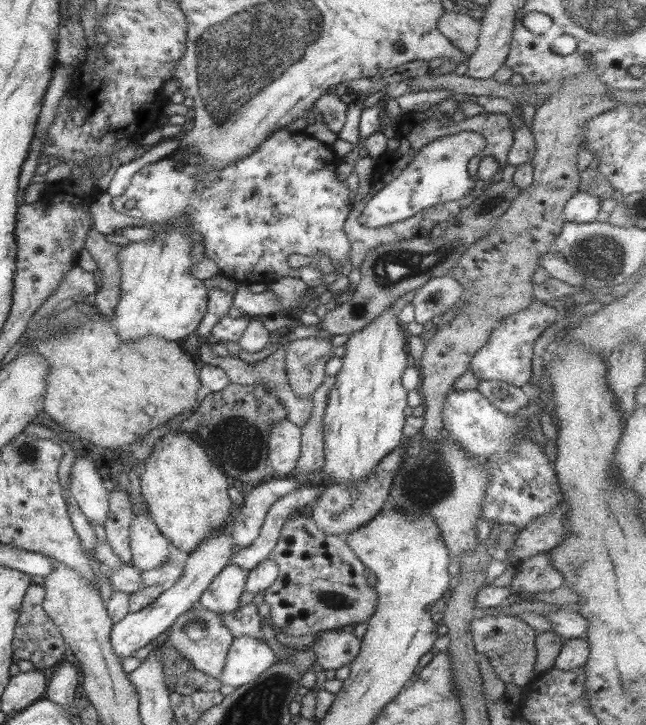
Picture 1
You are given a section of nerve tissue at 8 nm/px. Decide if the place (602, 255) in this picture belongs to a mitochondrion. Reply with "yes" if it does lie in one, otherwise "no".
yes

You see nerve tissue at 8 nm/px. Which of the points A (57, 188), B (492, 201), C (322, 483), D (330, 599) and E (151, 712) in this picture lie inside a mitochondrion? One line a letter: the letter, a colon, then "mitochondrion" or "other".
A: other
B: mitochondrion
C: other
D: mitochondrion
E: other

